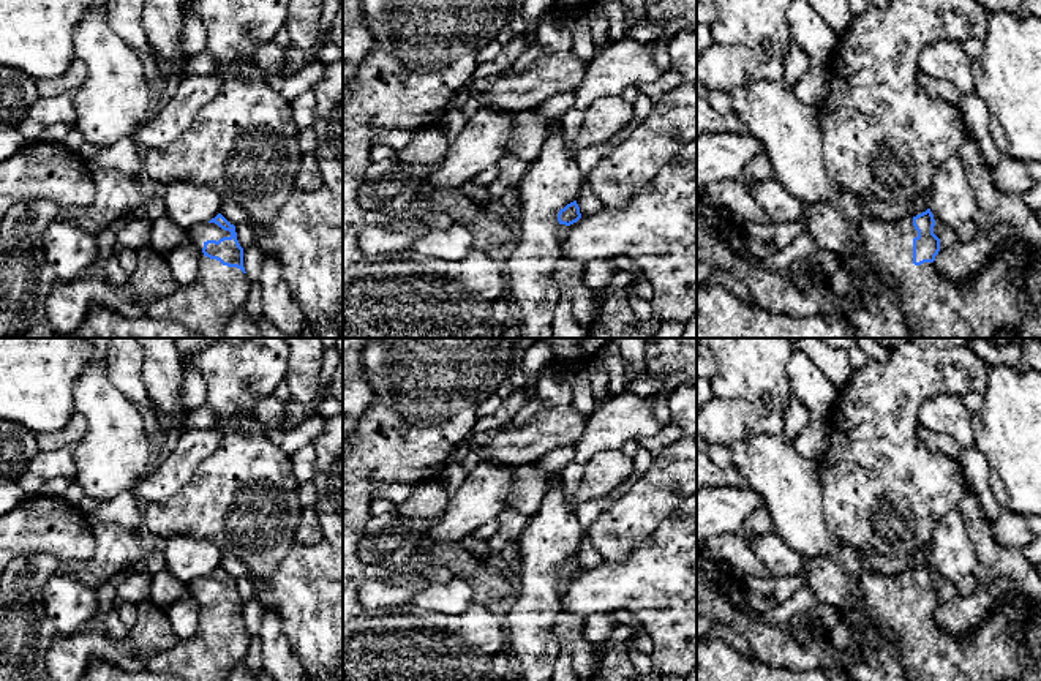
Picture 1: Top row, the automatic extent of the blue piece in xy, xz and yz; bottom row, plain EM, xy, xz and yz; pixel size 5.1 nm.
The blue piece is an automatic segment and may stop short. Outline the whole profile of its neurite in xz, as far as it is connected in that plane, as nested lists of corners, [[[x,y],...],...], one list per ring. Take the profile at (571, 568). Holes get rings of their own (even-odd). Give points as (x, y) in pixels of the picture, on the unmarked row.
[[[577,555],[567,558],[558,567],[559,578],[566,578],[566,580],[577,577],[580,572],[581,572],[581,567],[580,567],[580,561],[578,561]]]

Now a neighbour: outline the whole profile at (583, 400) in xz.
[[[569,365],[564,370],[564,374],[573,390],[572,404],[586,419],[589,419],[591,414],[599,408],[591,390],[589,370],[589,367],[578,365]]]

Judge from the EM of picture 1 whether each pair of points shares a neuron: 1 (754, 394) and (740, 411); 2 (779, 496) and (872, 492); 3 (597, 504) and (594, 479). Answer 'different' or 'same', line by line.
1: different
2: different
3: different

